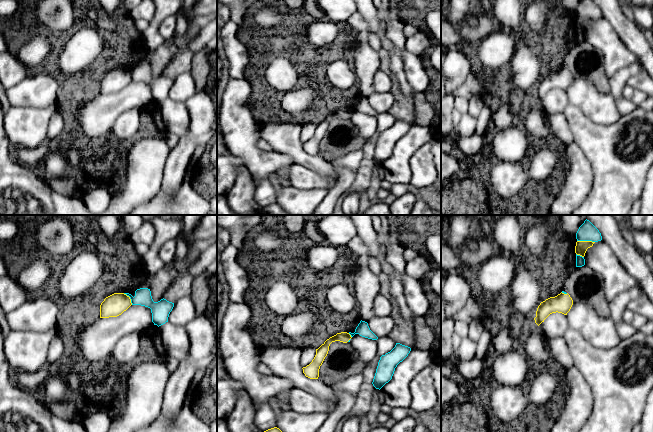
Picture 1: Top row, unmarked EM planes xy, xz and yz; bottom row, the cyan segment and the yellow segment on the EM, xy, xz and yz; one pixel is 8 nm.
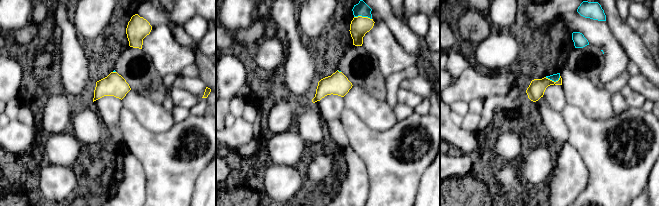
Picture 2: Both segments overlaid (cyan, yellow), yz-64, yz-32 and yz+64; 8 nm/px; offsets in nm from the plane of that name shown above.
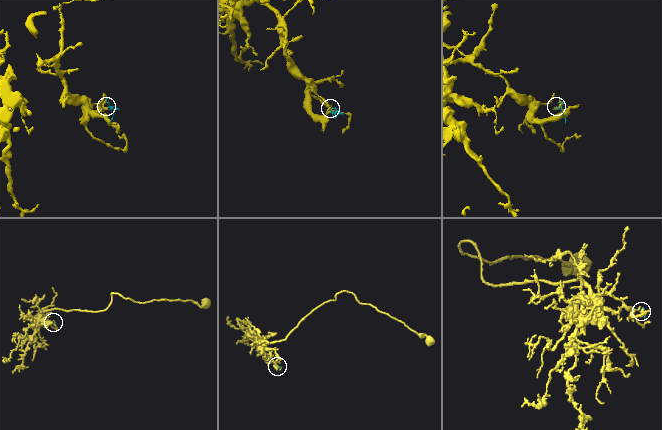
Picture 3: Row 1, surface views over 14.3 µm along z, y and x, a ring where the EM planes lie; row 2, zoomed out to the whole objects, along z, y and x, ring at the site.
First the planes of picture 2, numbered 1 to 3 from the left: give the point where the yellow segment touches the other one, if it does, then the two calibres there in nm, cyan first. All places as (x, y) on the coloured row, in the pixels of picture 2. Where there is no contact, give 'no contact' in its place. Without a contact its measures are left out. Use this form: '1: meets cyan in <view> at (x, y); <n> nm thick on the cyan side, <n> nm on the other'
1: meets cyan in yz-64 at (114, 71); 20 nm thick on the cyan side, 180 nm on the other
2: meets cyan in yz-32 at (363, 16); 110 nm thick on the cyan side, 150 nm on the other
3: meets cyan in yz+64 at (553, 80); 60 nm thick on the cyan side, 140 nm on the other

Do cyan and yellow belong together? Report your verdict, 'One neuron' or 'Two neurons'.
Two neurons

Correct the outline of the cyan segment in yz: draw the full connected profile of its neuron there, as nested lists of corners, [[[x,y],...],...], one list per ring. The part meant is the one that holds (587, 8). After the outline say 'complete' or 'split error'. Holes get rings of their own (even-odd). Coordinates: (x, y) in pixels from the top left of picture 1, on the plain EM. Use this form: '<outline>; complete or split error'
[[[582,0],[576,9],[576,15],[577,17],[598,18],[602,16],[602,12],[593,0]]]; complete

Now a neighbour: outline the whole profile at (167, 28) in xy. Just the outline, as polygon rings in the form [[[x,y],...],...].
[[[176,13],[165,18],[160,24],[159,33],[165,39],[165,41],[168,41],[173,37],[176,29],[177,19],[178,14]]]

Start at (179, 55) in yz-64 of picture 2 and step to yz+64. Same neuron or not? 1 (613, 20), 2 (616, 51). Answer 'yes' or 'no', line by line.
1: no
2: yes

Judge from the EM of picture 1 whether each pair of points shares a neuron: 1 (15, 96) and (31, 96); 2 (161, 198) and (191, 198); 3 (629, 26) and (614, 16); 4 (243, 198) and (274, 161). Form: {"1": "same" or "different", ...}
{"1": "same", "2": "same", "3": "same", "4": "different"}

